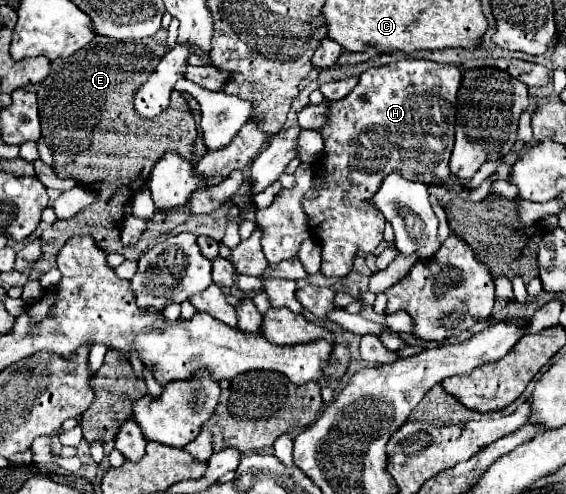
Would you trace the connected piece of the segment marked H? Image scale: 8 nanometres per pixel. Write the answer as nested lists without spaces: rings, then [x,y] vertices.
[[[405,59],[389,63],[383,67],[367,69],[357,87],[339,101],[329,103],[329,123],[319,131],[325,141],[321,167],[327,175],[327,187],[319,193],[317,199],[311,199],[307,193],[303,199],[305,213],[309,215],[311,233],[319,237],[321,245],[321,273],[325,277],[345,277],[353,269],[355,255],[369,255],[383,243],[385,217],[379,211],[369,207],[369,195],[377,191],[381,179],[389,171],[397,171],[407,179],[429,181],[441,175],[449,175],[449,157],[453,149],[453,127],[455,127],[455,105],[457,91],[461,85],[461,67],[443,65],[427,59]]]

